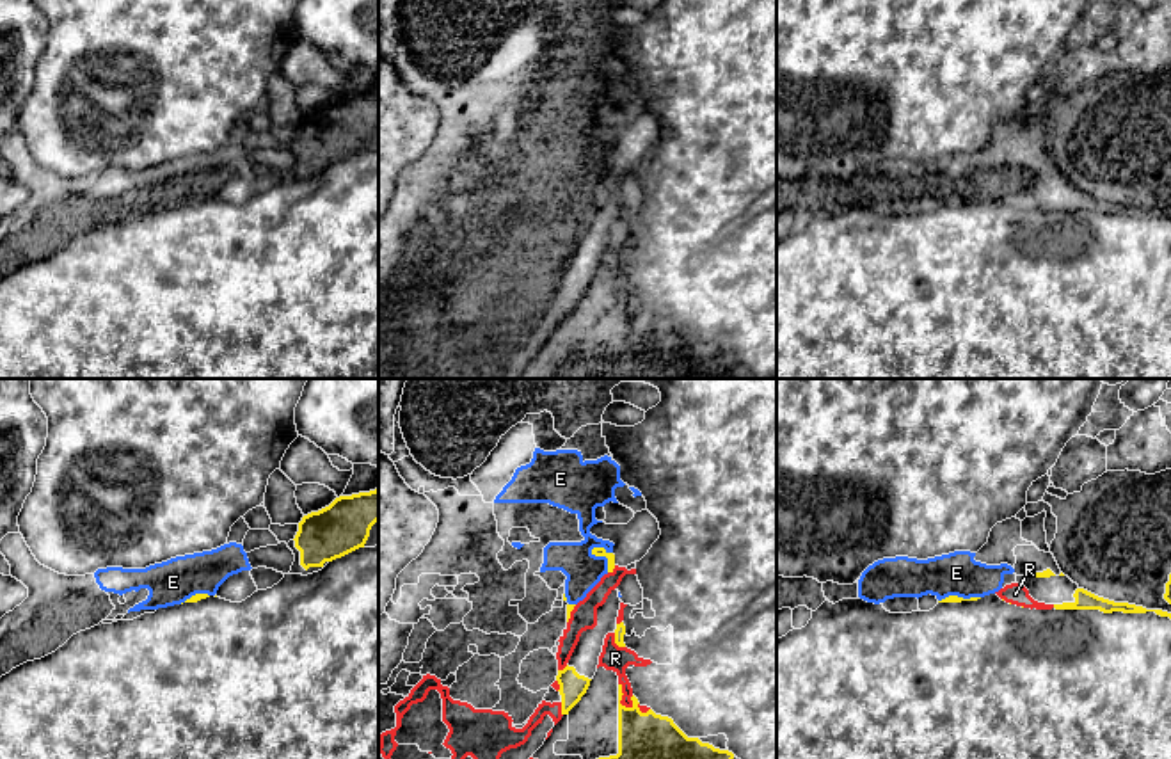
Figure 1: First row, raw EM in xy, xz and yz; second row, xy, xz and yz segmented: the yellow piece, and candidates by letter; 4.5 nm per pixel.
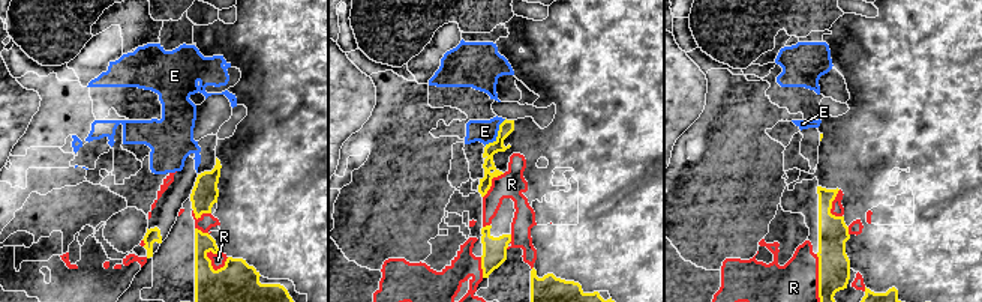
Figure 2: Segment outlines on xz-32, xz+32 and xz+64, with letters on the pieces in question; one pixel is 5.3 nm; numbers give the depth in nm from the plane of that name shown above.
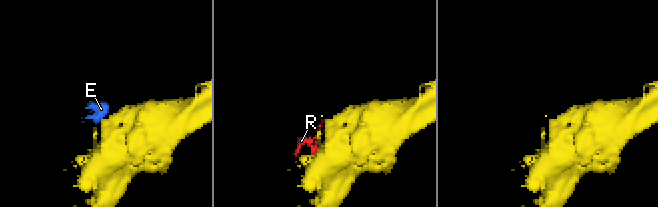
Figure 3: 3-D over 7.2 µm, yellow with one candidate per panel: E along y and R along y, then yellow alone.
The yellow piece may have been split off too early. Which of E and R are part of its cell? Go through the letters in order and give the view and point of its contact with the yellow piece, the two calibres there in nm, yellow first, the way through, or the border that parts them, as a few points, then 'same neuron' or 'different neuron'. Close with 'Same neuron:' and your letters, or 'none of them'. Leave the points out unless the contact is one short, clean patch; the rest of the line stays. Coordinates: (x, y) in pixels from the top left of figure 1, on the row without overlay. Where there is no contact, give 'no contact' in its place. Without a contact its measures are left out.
E: contact xz (603, 157); calibres 50 and 170 nm; different neuron
R: contact xz (621, 301); calibres 280 and 120 nm; different neuron
Same neuron: none of them

